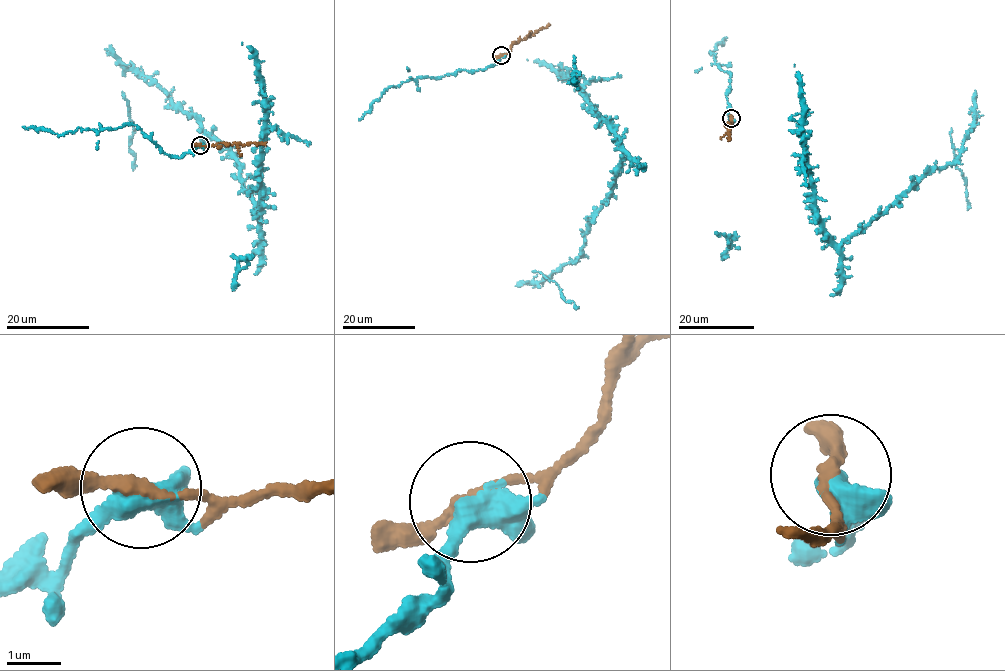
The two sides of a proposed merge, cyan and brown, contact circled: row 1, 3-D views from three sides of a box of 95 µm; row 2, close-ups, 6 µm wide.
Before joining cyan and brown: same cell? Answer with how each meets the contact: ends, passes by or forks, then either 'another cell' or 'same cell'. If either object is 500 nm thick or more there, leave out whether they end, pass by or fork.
cyan forks | brown passes by | same cell

